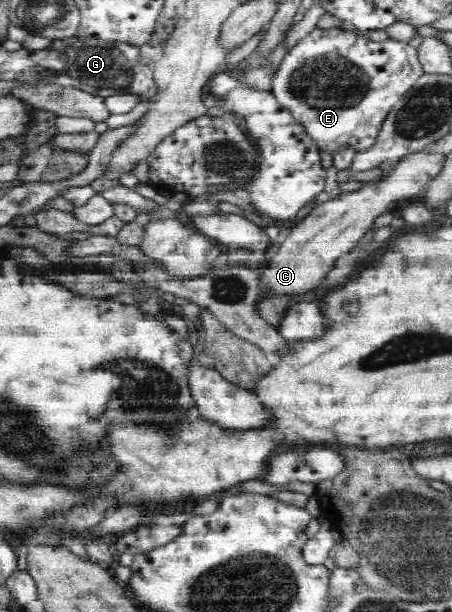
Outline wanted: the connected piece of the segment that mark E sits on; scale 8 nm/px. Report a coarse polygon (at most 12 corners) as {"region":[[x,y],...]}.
{"region":[[317,27],[272,93],[334,158],[376,143],[416,48]]}

